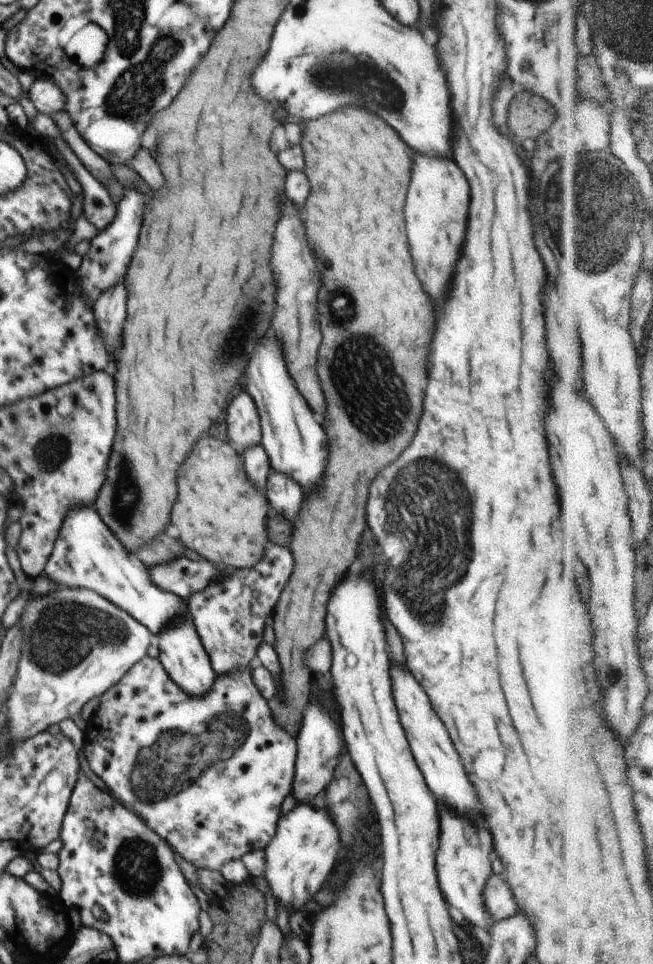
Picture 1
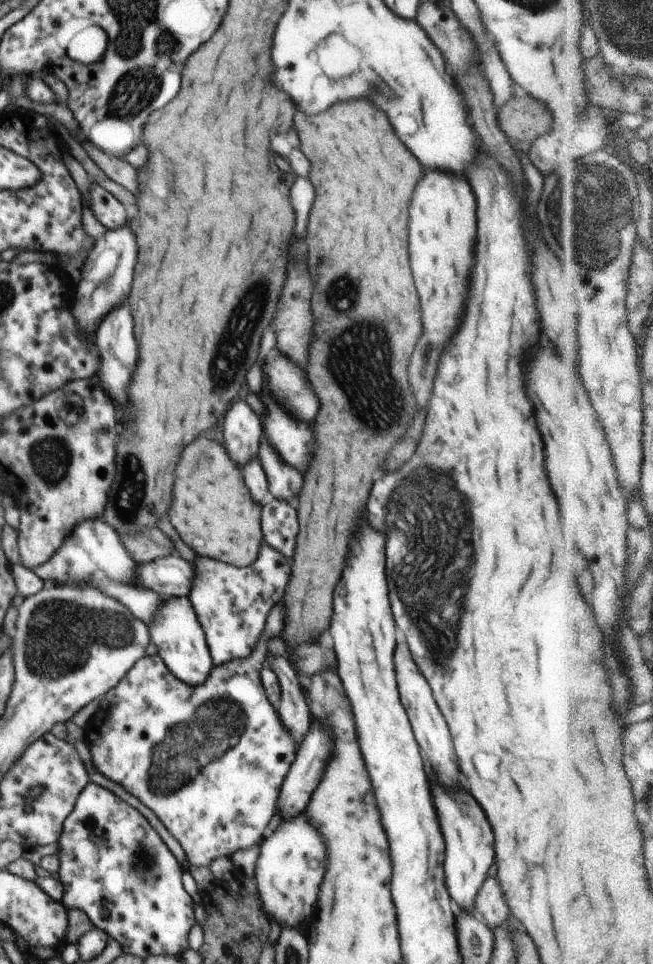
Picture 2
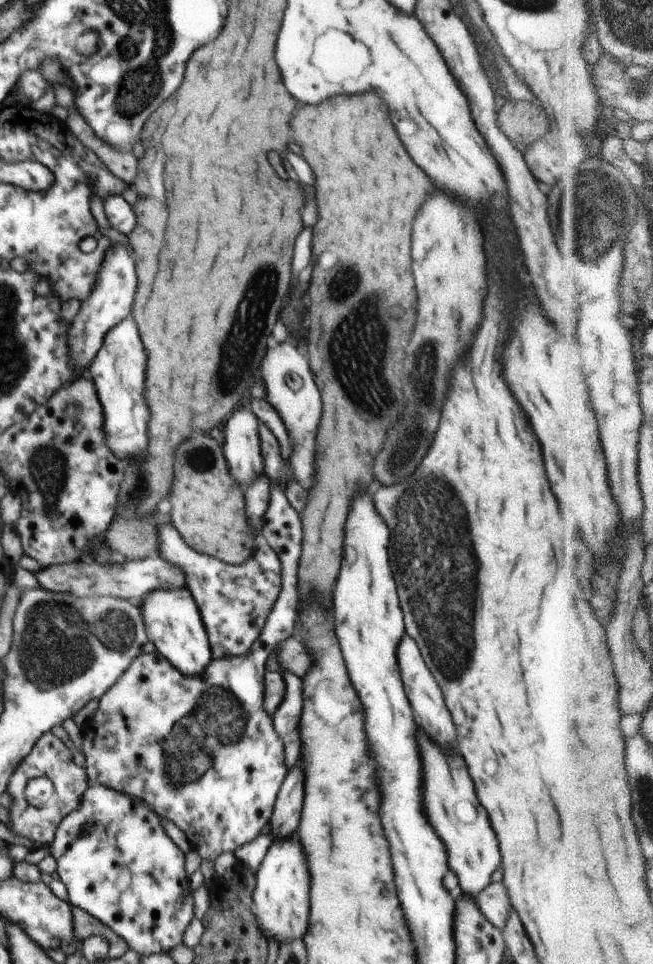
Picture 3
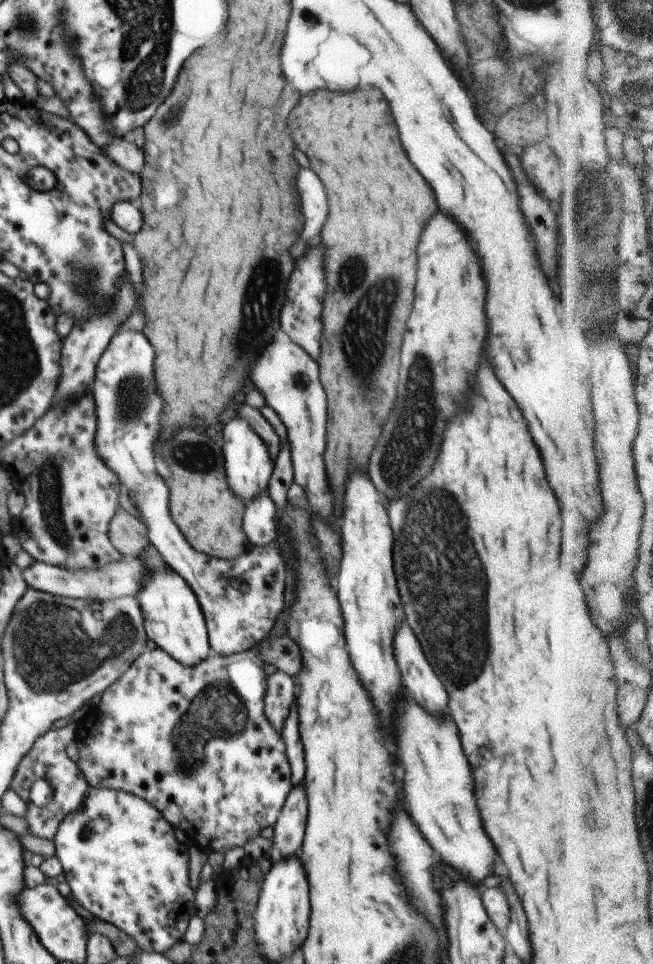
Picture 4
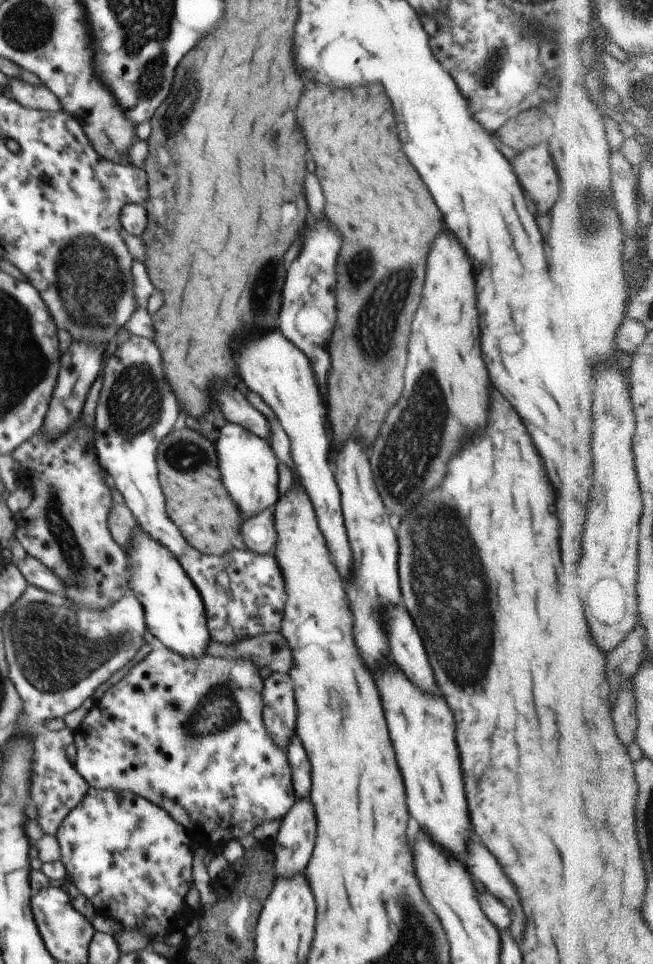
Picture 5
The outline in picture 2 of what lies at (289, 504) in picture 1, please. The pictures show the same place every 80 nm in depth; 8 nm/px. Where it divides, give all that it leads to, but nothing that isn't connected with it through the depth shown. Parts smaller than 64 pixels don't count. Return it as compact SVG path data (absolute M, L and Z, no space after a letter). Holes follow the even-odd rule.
M266 434L260 440L259 450L257 459L268 476L272 496L278 500L292 500L302 488L302 474L282 460L281 454L270 446Z

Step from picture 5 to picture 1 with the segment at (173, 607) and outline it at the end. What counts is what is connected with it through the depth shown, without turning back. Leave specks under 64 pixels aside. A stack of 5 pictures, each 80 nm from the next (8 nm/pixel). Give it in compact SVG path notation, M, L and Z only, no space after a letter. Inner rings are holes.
M189 613L170 623L169 627L157 634L155 641L164 670L184 692L187 692L187 695L200 696L210 690L217 674L211 667L210 657L203 647Z

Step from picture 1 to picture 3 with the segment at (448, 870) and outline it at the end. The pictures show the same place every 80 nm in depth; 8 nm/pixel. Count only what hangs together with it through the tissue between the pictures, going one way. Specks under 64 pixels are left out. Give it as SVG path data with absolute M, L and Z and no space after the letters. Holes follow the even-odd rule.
M418 730L418 746L422 758L422 796L426 818L430 818L430 824L448 850L448 866L458 876L462 892L475 899L478 892L490 884L490 876L500 866L496 834L490 828L486 810L476 798L474 782L470 780L462 756L458 756L456 750L440 750L422 730Z

